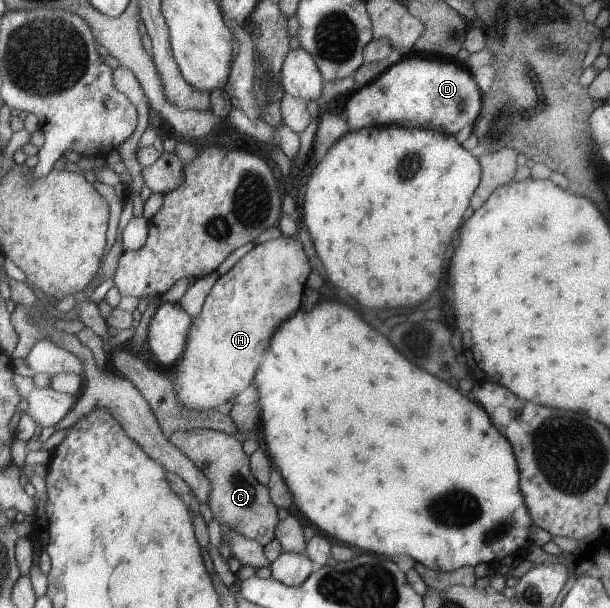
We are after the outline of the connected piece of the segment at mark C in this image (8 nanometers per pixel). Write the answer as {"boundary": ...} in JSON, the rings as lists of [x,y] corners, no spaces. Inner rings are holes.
{"boundary":[[[212,429],[176,431],[168,439],[209,480],[211,491],[206,503],[212,518],[247,539],[255,540],[261,547],[267,545],[274,538],[273,532],[279,521],[277,508],[271,503],[268,487],[253,477],[249,458],[242,451],[242,441]]]}

